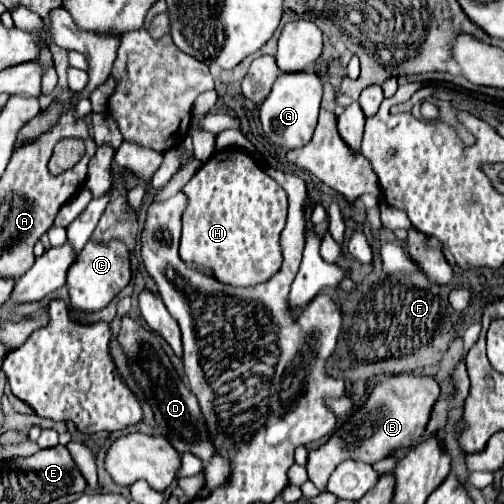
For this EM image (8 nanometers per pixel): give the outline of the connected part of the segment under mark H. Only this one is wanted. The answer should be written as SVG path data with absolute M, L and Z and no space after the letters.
M232 147L214 153L214 157L198 169L198 173L182 187L182 191L188 195L188 207L182 215L184 227L180 239L180 257L188 267L210 271L218 281L234 287L258 285L268 281L280 269L282 251L278 239L286 225L288 195L248 153Z

